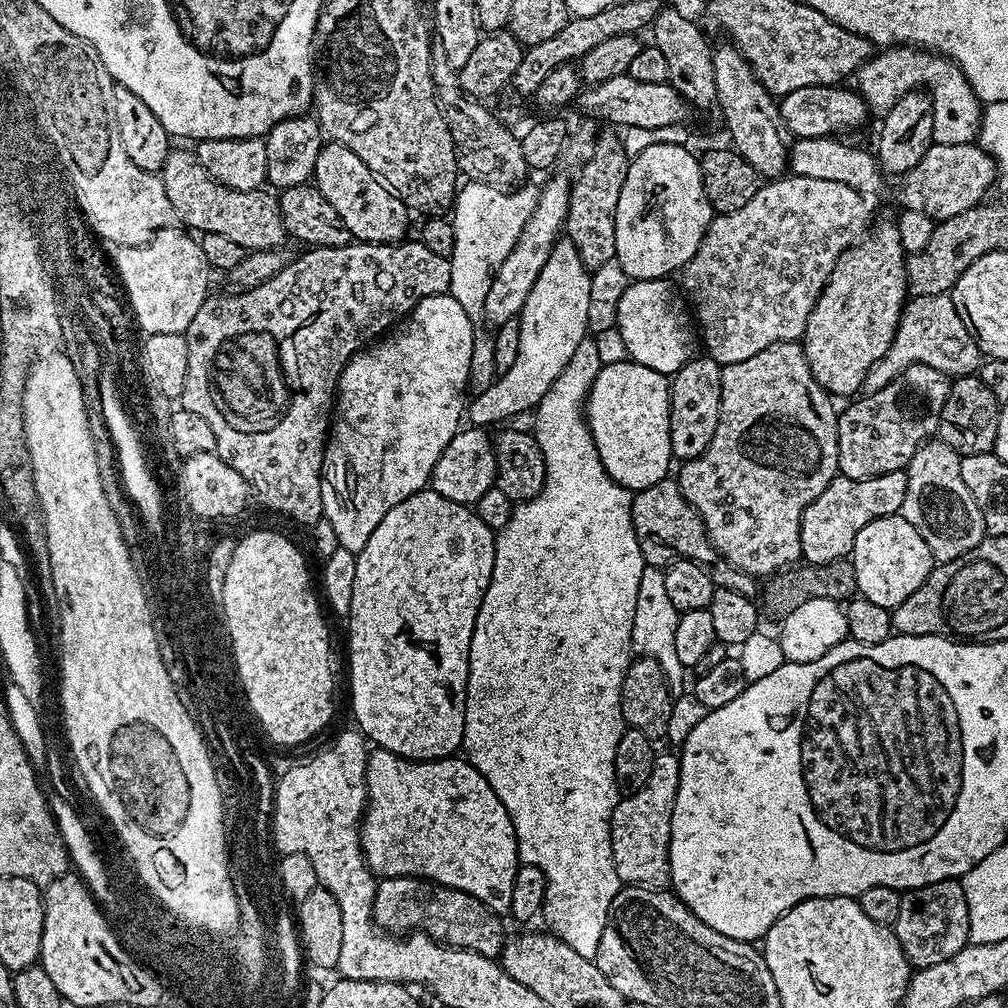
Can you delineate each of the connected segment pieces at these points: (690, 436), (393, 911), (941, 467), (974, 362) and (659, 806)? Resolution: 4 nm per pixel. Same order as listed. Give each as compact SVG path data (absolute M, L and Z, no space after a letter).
M696 354L670 380L670 446L673 457L683 462L698 458L710 446L722 406L722 365L710 355Z
M385 876L377 883L372 922L389 934L424 932L450 948L466 948L496 960L506 943L504 924L497 913L462 890L421 880L419 876Z
M933 438L920 447L914 454L914 458L910 458L906 469L908 474L906 498L902 502L899 515L904 516L906 522L910 522L910 526L914 526L918 534L922 534L922 538L926 538L926 546L930 546L930 554L936 562L953 560L974 550L982 543L986 535L982 522L982 510L978 510L978 502L974 502L974 494L970 494L970 490L966 490L966 482L962 482L960 457L960 453L955 452L949 444L939 438Z
M951 295L912 296L904 305L890 350L886 350L883 358L866 374L863 391L882 390L882 386L889 384L899 372L912 364L934 366L934 370L942 370L949 378L955 378L973 375L981 363L981 350L974 342L966 322L962 322Z
M657 751L654 758L654 770L650 770L650 778L646 778L646 786L642 786L642 790L637 792L629 792L617 800L614 814L610 818L610 850L614 854L614 870L618 870L621 885L661 890L669 887L672 878L670 872L670 820L674 810L674 798L678 794L679 778L679 755L675 751Z

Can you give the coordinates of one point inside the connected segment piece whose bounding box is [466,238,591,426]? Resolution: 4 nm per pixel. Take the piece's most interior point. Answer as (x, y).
(553, 320)

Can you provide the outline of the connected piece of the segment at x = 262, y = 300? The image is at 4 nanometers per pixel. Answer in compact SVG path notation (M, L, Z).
M349 242L337 248L313 248L304 250L300 257L289 259L288 265L270 279L243 290L229 291L229 296L209 295L202 302L198 314L194 314L194 322L190 322L186 338L186 386L178 397L179 407L190 410L190 414L198 414L214 430L215 452L220 455L242 478L246 478L251 495L260 504L265 504L272 512L281 512L300 524L311 526L324 514L322 506L322 486L320 471L324 461L324 446L330 431L330 417L334 412L334 397L338 391L340 374L349 360L369 342L383 337L397 322L411 312L412 307L422 298L443 296L450 286L450 259L442 254L434 254L434 250L426 250L419 242L397 242L395 244L365 244Z

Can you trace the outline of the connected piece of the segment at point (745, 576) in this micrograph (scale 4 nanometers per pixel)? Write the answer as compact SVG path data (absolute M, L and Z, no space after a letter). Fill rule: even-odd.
M675 479L659 480L654 482L654 486L635 493L632 497L632 521L634 534L638 538L638 546L642 550L642 558L647 567L665 569L675 560L692 560L708 571L717 588L734 590L743 596L757 595L757 577L735 568L729 560L722 558L722 554L706 534L702 518L696 513L696 508L690 506Z

